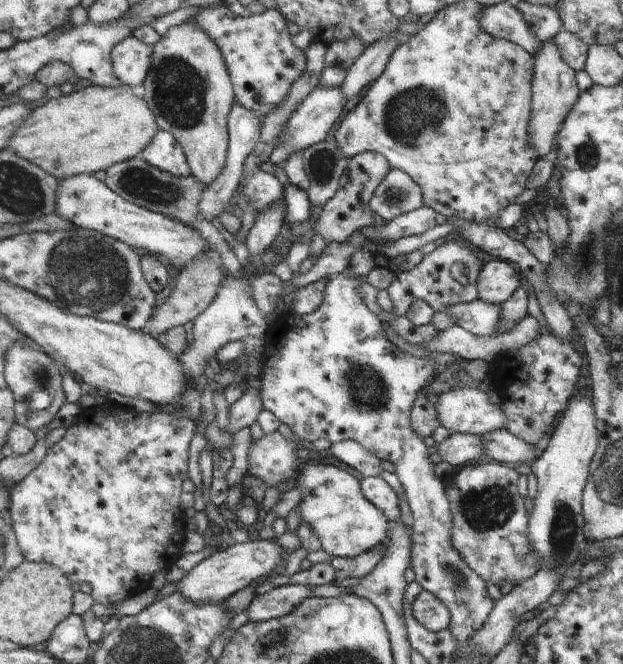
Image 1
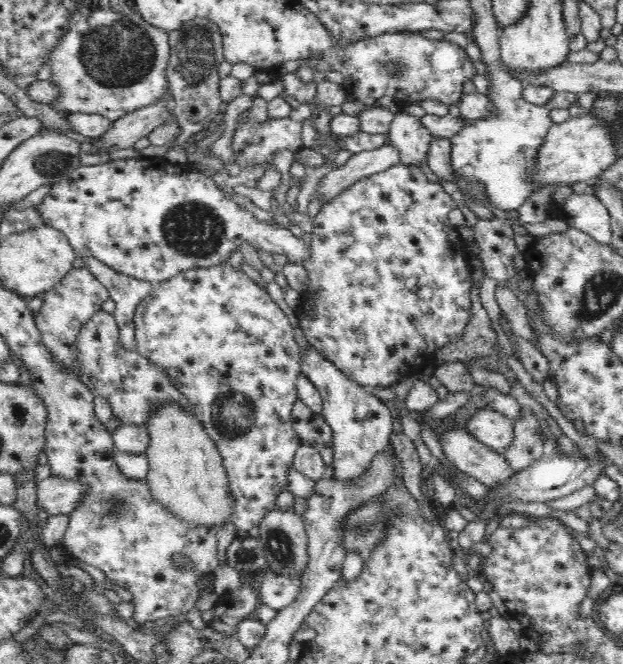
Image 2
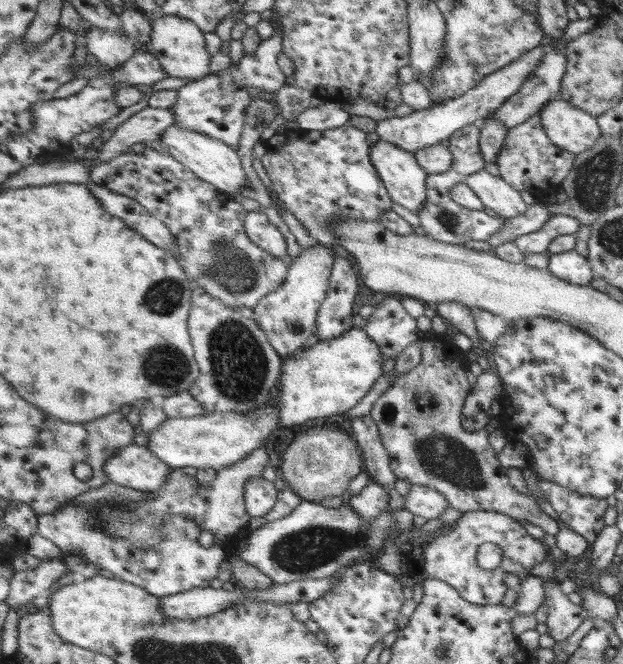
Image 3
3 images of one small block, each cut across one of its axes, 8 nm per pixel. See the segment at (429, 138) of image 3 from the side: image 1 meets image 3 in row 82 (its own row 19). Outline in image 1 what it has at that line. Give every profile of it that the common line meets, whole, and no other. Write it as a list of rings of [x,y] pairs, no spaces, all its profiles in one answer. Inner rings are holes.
[[[507,2],[483,8],[479,12],[479,28],[493,38],[507,40],[507,42],[521,46],[531,56],[539,52],[541,48],[541,42],[535,38],[535,34],[525,24],[525,20],[521,18],[521,12],[509,6]]]

